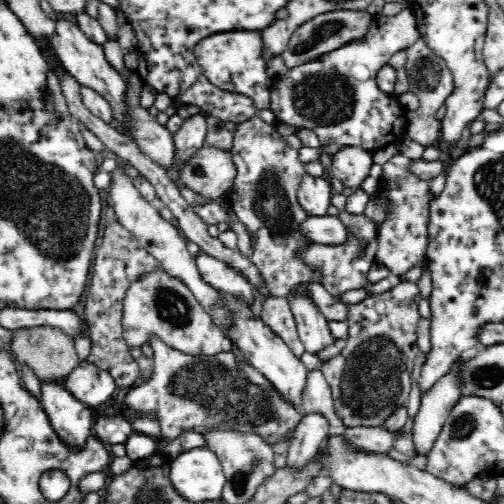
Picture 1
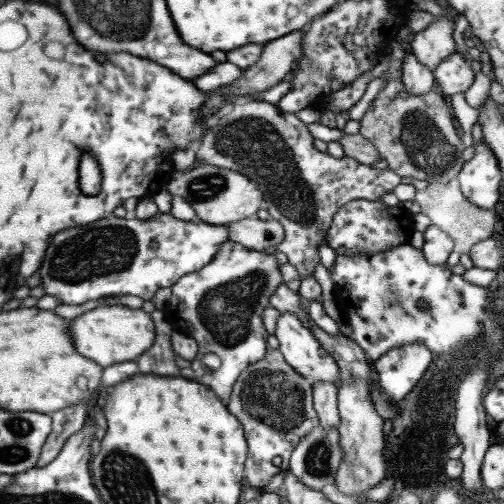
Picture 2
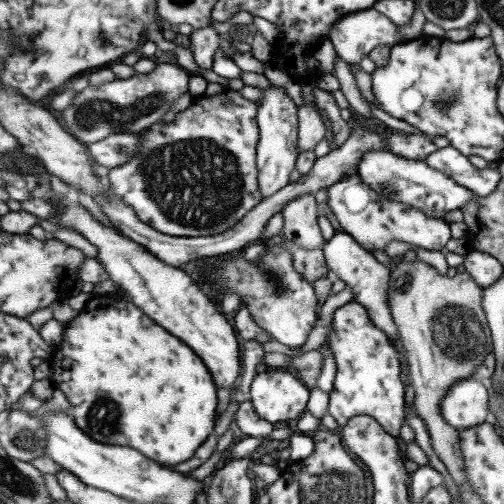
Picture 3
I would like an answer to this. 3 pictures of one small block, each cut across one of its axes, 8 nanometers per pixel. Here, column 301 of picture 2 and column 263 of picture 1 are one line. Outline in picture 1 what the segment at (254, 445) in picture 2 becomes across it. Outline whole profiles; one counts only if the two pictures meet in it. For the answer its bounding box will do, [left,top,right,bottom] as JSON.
[126,338,304,448]

